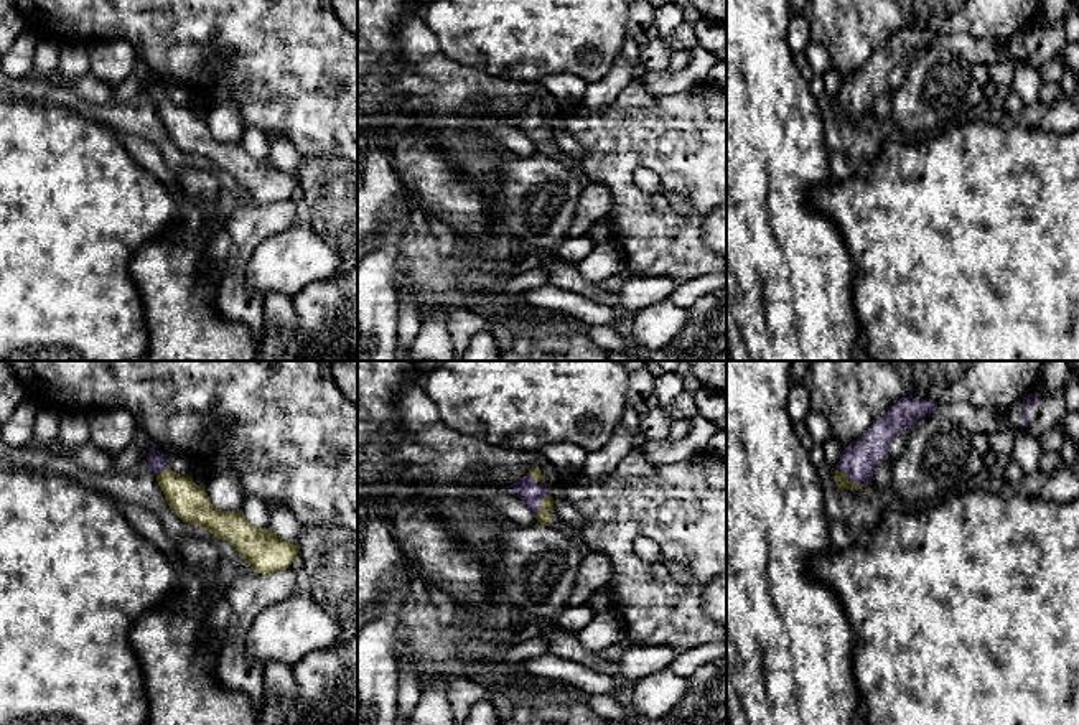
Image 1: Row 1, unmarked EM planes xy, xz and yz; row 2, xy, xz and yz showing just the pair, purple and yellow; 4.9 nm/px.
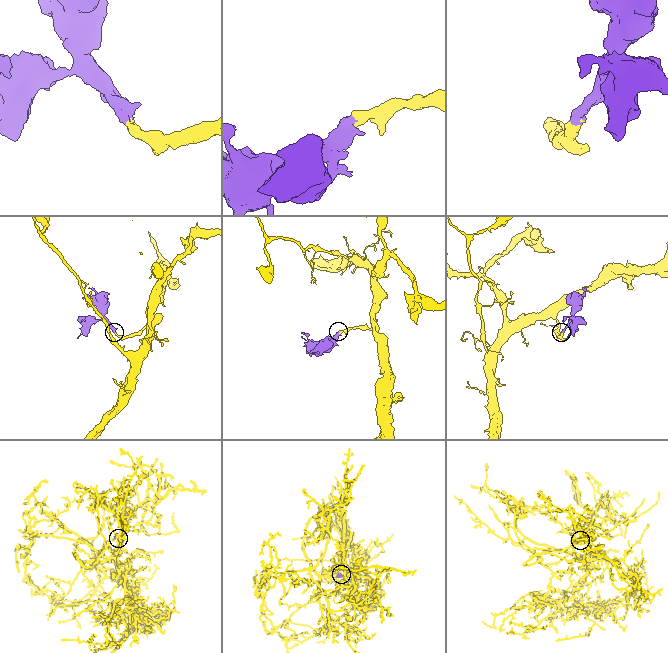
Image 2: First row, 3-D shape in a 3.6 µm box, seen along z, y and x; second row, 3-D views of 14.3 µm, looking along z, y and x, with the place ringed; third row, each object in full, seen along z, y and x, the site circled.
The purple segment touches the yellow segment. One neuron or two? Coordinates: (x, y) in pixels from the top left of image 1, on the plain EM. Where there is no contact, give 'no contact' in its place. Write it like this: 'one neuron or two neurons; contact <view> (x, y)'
one neuron; contact yz (854, 111)

